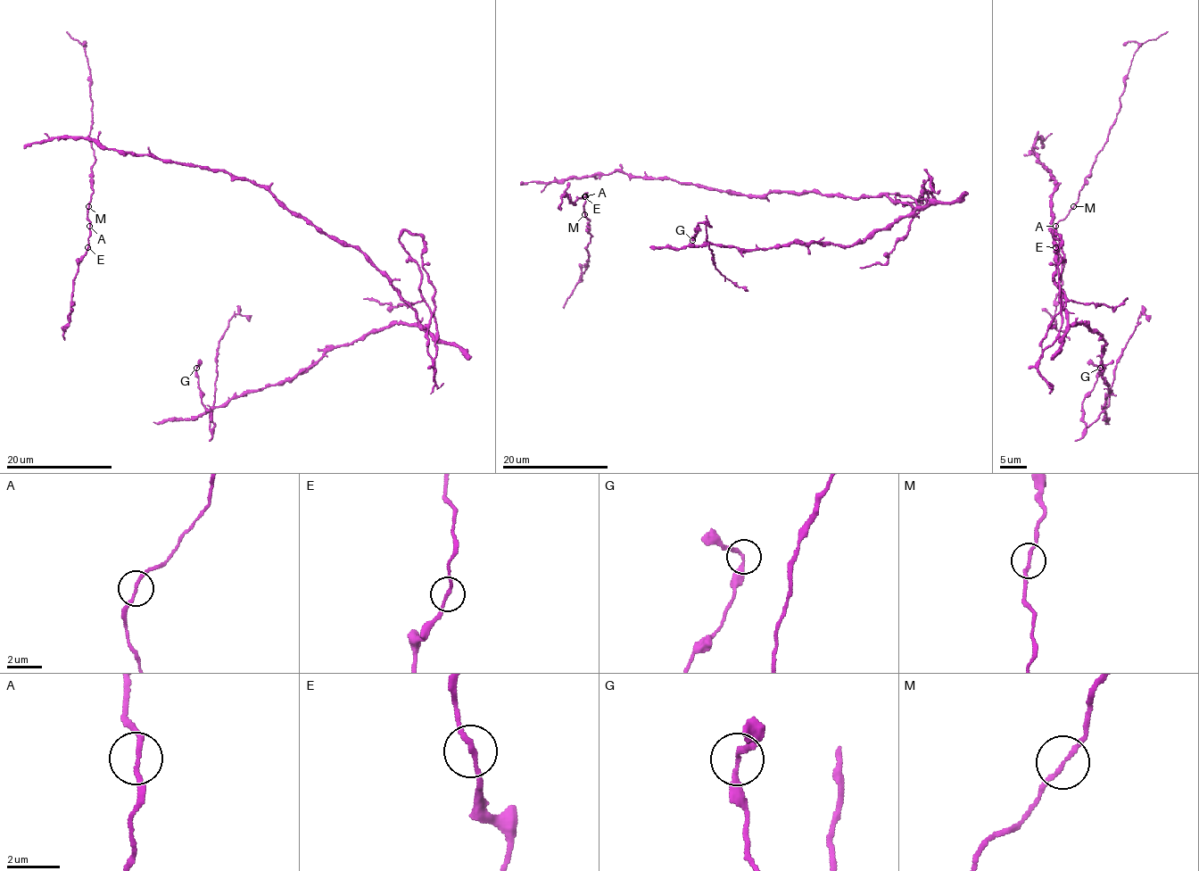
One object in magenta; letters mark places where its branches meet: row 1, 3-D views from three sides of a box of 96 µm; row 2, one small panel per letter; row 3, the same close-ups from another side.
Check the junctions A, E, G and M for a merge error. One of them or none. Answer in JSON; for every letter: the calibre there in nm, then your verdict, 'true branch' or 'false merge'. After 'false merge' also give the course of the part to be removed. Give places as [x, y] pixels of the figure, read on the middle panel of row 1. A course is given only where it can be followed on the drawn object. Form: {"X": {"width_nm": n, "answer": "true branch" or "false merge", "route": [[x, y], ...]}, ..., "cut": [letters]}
{"A": {"width_nm": 170, "answer": "true branch"}, "E": {"width_nm": 170, "answer": "true branch"}, "G": {"width_nm": 180, "answer": "true branch"}, "M": {"width_nm": 150, "answer": "true branch"}, "cut": []}

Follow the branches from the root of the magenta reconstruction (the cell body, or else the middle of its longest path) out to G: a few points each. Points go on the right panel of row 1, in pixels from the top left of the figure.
G: (1054, 238), (1054, 285), (1065, 318), (1104, 340), (1101, 362), (1109, 394), (1085, 429), (1082, 401), (1099, 368)

